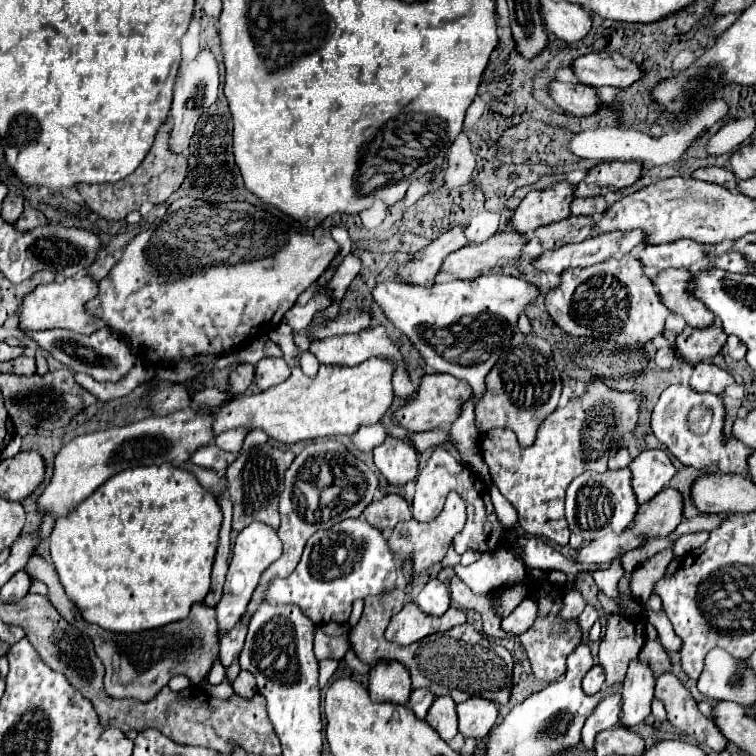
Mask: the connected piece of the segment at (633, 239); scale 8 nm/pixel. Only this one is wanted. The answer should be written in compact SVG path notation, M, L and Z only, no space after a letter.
M644 230L606 232L592 236L580 244L568 244L552 252L544 252L536 260L536 268L544 272L548 270L552 274L562 274L566 268L586 268L610 256L624 256L642 242L646 242Z

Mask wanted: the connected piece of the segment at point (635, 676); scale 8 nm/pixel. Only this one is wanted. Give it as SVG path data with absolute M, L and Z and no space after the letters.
M632 660L626 680L622 684L622 724L634 726L650 714L650 704L654 700L656 676L652 668L642 660Z

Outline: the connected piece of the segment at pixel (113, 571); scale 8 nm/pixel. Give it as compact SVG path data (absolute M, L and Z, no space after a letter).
M172 464L138 466L138 468L132 468L132 470L122 470L122 472L114 474L92 496L82 500L68 516L58 518L54 530L48 538L48 544L50 544L52 562L56 566L60 582L66 588L66 594L72 598L72 602L82 612L82 618L86 622L98 624L100 628L110 630L110 632L140 632L140 630L160 628L164 624L182 620L184 616L188 616L192 604L204 600L204 596L210 590L210 570L212 570L212 562L214 562L214 554L216 554L220 524L222 524L222 512L220 512L220 506L218 506L216 498L210 496L208 490L204 490L200 486L200 482L196 480L196 476L192 476L192 472L188 472L184 468L174 468Z

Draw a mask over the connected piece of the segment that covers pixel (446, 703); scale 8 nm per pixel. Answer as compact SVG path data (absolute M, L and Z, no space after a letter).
M440 696L434 700L432 708L426 714L426 722L440 734L442 740L450 742L458 734L456 702L450 696Z

